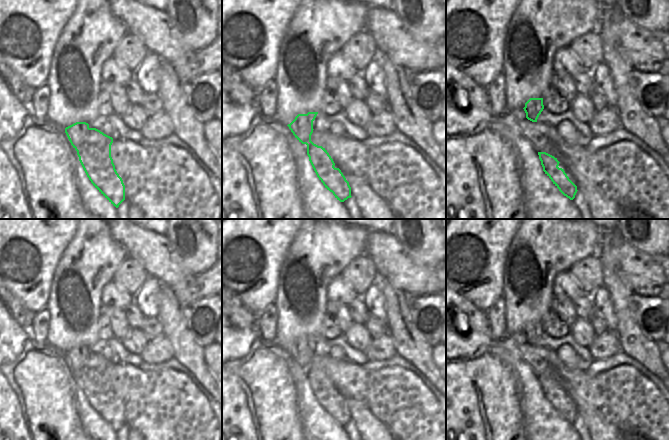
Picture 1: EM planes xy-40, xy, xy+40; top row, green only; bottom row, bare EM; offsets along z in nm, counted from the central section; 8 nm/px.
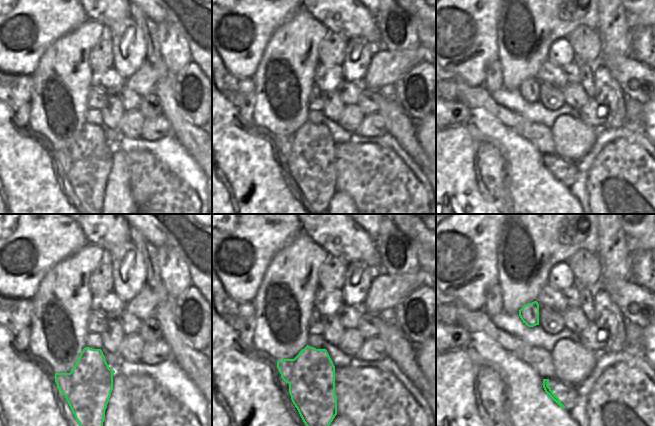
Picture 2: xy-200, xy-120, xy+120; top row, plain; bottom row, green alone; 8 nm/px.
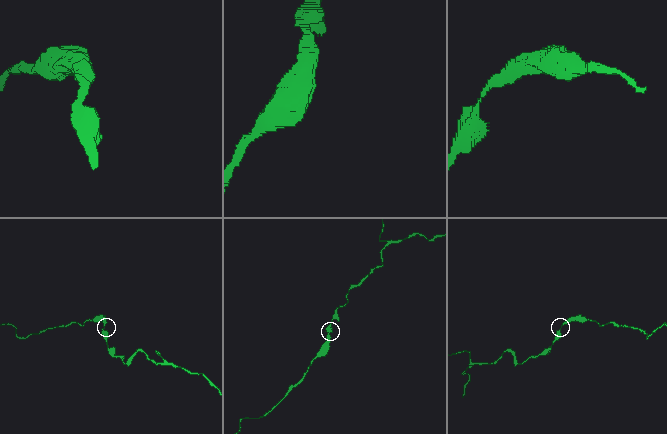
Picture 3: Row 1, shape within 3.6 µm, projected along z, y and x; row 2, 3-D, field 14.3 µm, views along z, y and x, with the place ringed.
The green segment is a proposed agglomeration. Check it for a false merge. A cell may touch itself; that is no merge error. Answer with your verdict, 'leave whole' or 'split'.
leave whole

